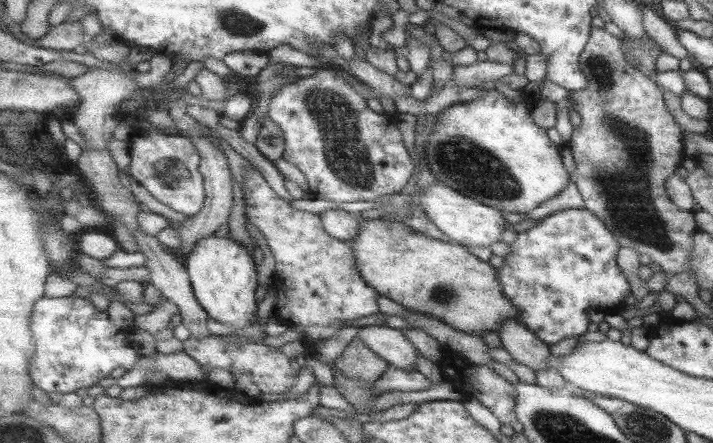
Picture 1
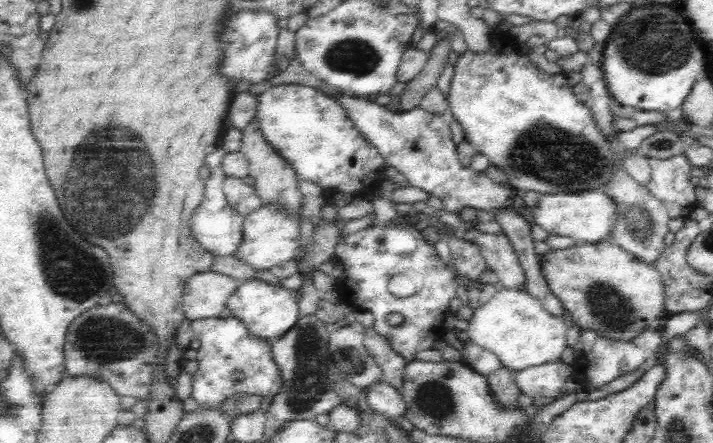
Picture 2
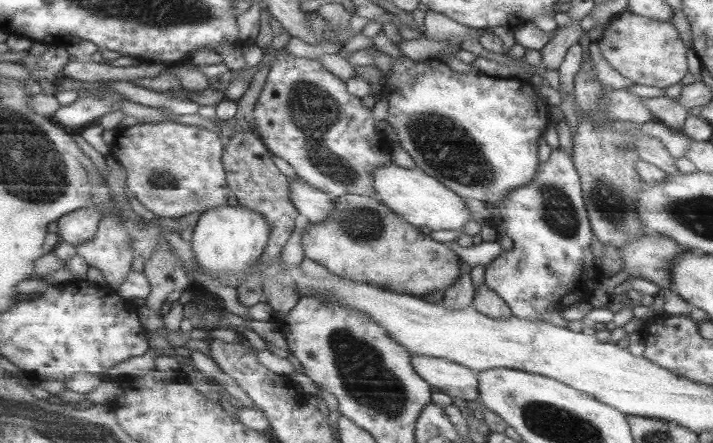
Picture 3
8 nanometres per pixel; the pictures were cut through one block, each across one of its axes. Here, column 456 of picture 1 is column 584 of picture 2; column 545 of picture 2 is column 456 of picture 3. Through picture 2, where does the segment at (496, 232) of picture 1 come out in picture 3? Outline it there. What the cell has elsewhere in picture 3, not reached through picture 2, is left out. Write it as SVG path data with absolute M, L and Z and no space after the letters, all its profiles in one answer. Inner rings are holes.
M395 163L379 167L379 171L375 171L375 192L375 196L383 204L416 227L426 226L431 231L457 230L461 232L465 222L473 220L471 212L465 206L465 198L418 167L402 168Z

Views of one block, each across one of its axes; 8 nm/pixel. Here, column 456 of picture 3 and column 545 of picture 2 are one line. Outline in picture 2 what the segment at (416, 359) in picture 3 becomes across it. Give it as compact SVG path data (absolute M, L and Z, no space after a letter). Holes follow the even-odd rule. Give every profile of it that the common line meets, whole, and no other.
M558 359L523 368L515 372L515 377L520 392L536 400L542 396L557 398L570 374L572 364L566 364Z

